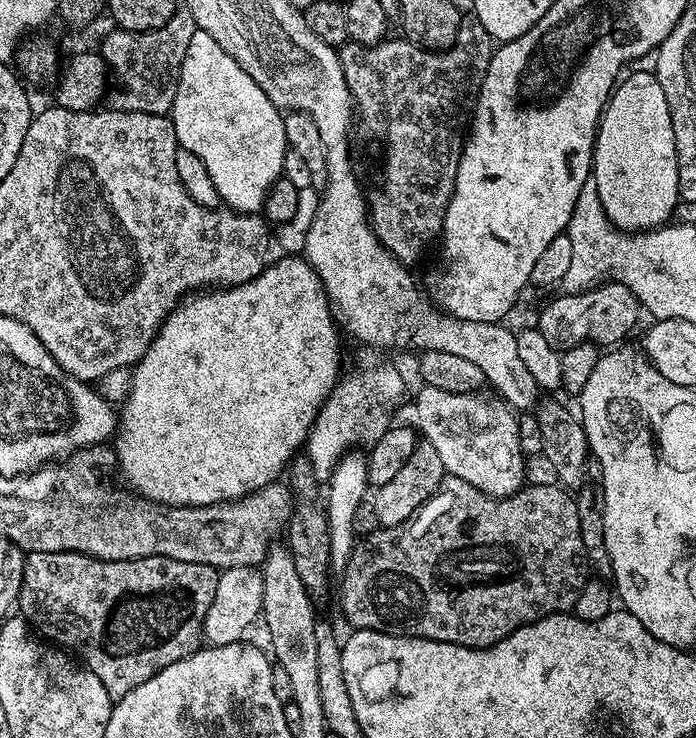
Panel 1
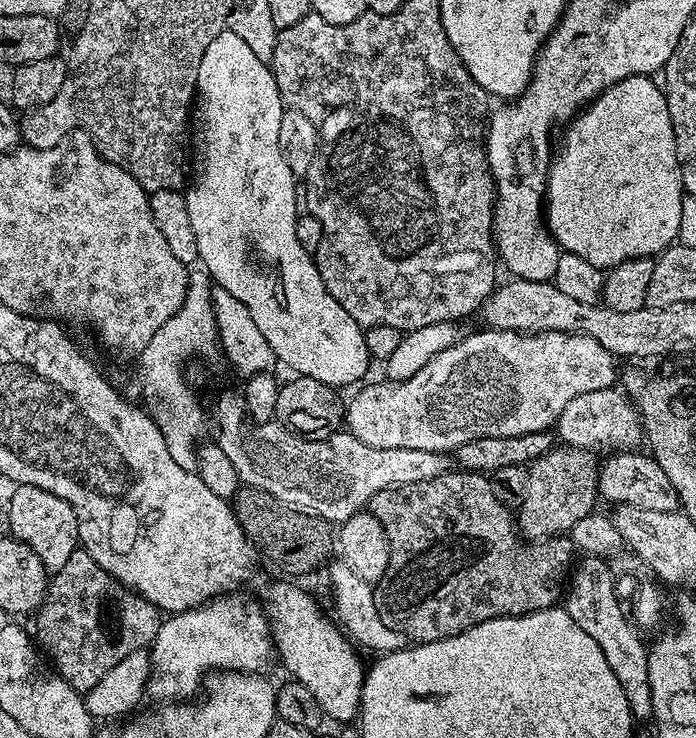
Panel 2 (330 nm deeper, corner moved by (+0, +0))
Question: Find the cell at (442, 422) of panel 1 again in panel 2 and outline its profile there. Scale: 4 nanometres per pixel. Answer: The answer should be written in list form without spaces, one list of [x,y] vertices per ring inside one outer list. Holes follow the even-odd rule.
[[[483,331],[465,335],[456,345],[442,350],[412,378],[391,386],[384,383],[361,387],[361,392],[346,404],[347,431],[366,442],[366,446],[447,453],[474,438],[510,438],[547,432],[562,410],[566,410],[570,398],[578,398],[578,394],[590,390],[606,390],[617,383],[617,357],[589,336],[574,332]]]

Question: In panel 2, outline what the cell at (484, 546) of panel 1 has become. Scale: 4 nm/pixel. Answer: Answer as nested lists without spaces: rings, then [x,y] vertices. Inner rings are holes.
[[[449,470],[430,482],[378,490],[370,498],[367,511],[382,524],[389,542],[389,565],[374,588],[378,615],[383,625],[404,635],[408,642],[438,642],[494,618],[525,616],[561,603],[574,564],[571,539],[525,542],[513,513],[508,513],[488,480],[482,472]]]

